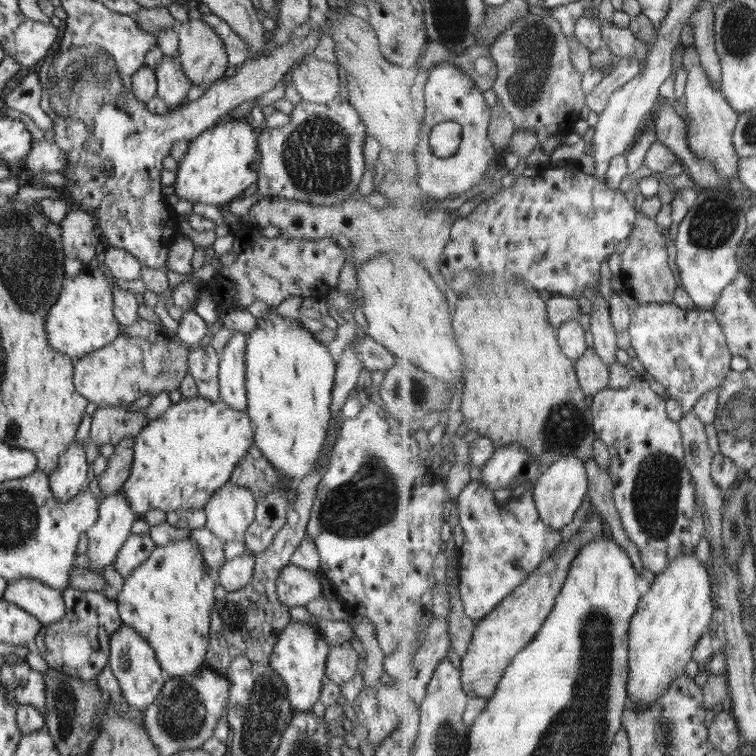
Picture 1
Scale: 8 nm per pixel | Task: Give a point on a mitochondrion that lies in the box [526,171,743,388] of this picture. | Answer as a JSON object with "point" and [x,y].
{"point":[714,222]}

